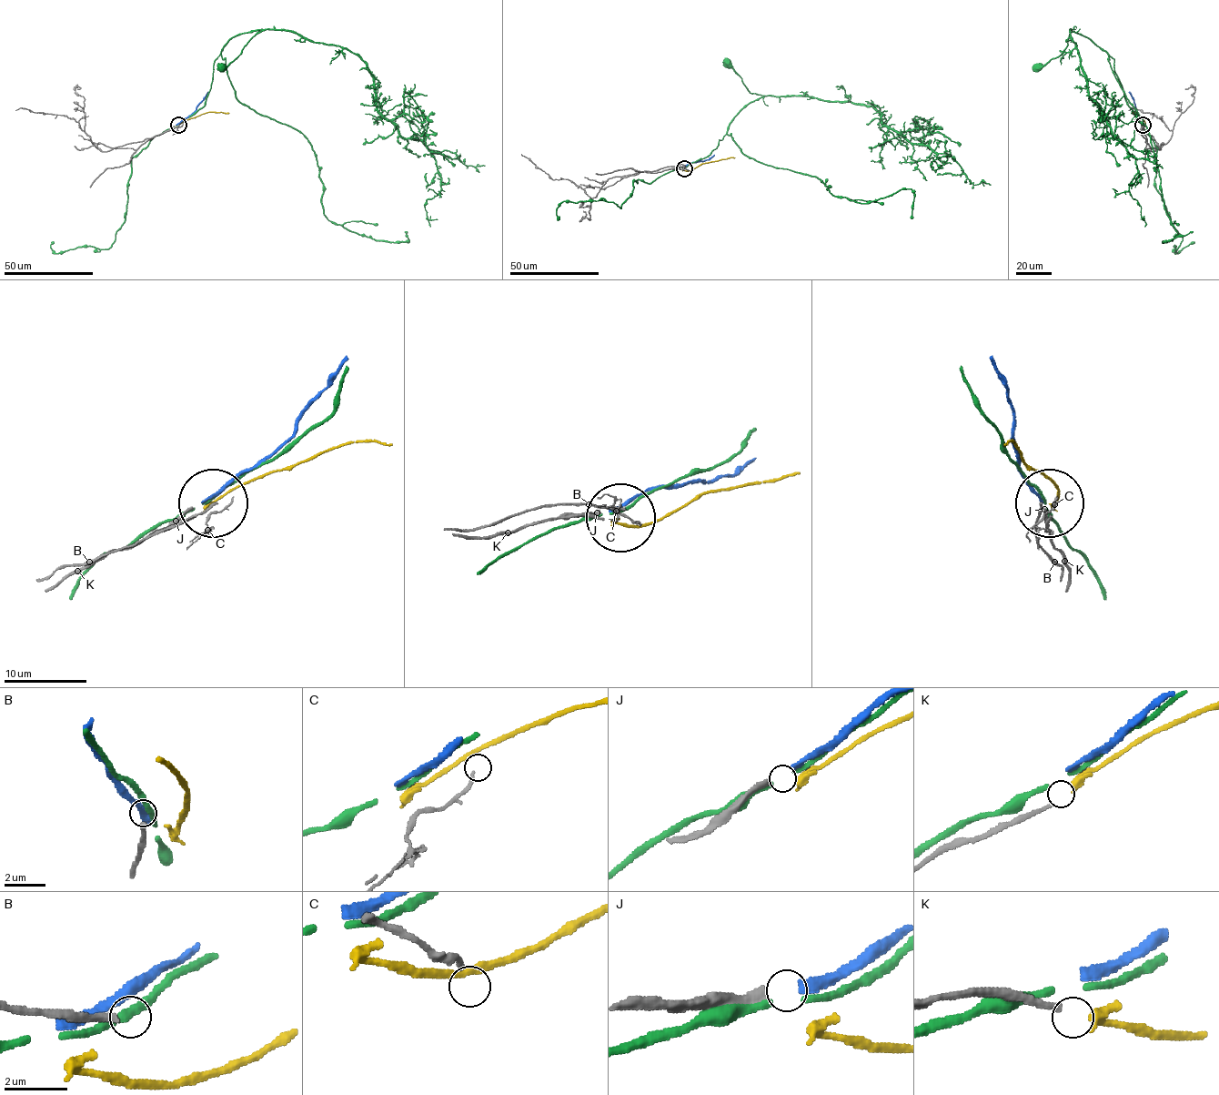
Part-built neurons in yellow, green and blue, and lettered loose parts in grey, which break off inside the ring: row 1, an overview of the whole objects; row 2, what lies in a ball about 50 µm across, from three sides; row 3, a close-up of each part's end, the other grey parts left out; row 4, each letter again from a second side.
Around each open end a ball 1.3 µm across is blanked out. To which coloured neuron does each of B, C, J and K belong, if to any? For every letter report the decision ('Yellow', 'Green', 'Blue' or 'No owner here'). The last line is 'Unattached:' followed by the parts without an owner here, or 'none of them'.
B: No owner here
C: No owner here
J: Blue
K: Yellow
Unattached: B, C

